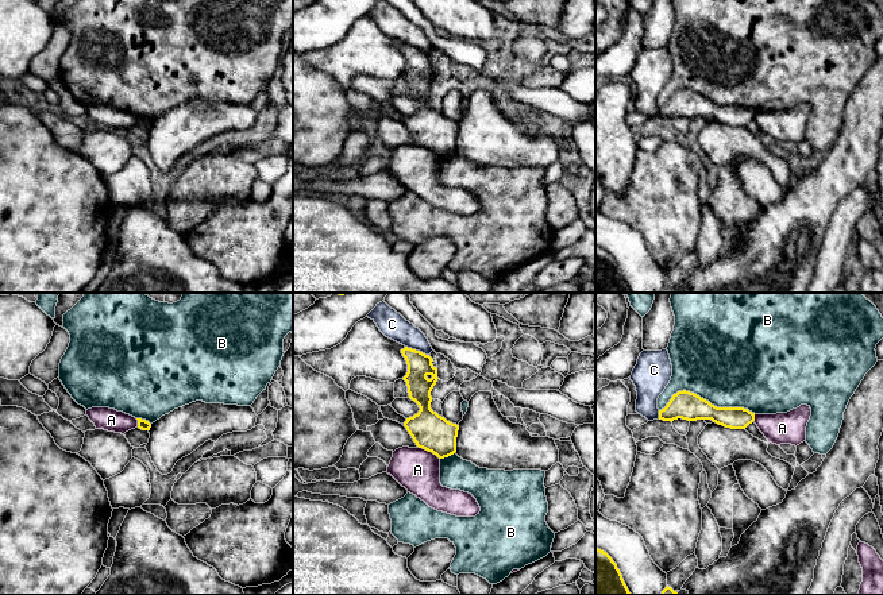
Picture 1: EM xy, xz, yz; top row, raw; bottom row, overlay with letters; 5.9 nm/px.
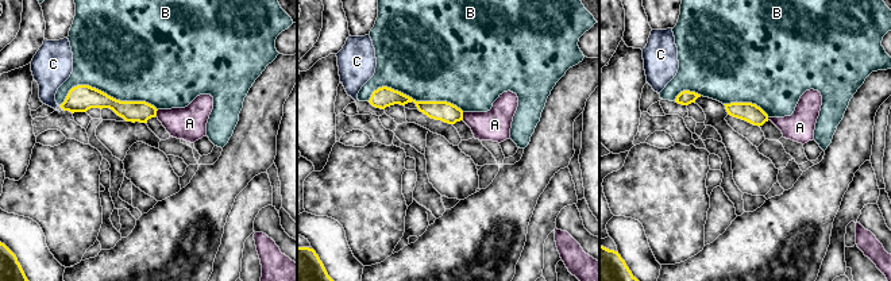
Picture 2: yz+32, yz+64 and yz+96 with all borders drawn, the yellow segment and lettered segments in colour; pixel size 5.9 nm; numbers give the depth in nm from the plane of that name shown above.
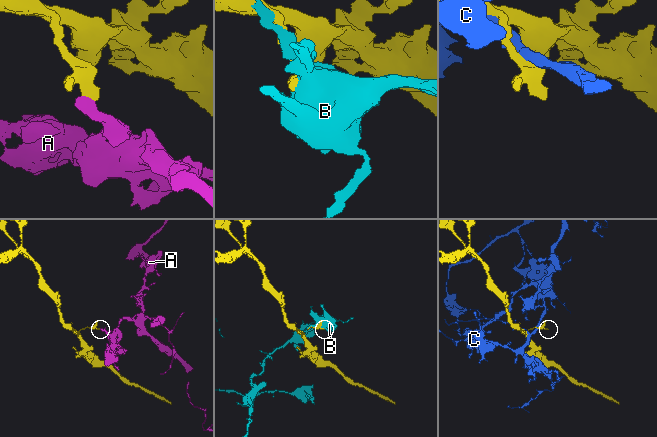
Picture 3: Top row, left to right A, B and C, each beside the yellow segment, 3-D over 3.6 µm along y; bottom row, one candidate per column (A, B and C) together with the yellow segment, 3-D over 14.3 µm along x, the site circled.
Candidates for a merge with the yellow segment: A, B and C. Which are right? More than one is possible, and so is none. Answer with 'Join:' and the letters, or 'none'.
Join: none

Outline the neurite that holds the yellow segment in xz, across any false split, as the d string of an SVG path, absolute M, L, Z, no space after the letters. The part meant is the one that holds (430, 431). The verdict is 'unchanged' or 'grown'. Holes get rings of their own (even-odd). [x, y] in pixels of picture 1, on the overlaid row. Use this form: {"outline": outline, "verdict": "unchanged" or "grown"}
{"outline": "M405 347L401 349L408 364L408 372L402 378L406 382L409 398L420 410L406 418L404 426L419 448L432 452L439 459L456 452L459 425L447 421L431 409L431 391L437 382L437 368L433 359L420 351Z", "verdict": "unchanged"}

